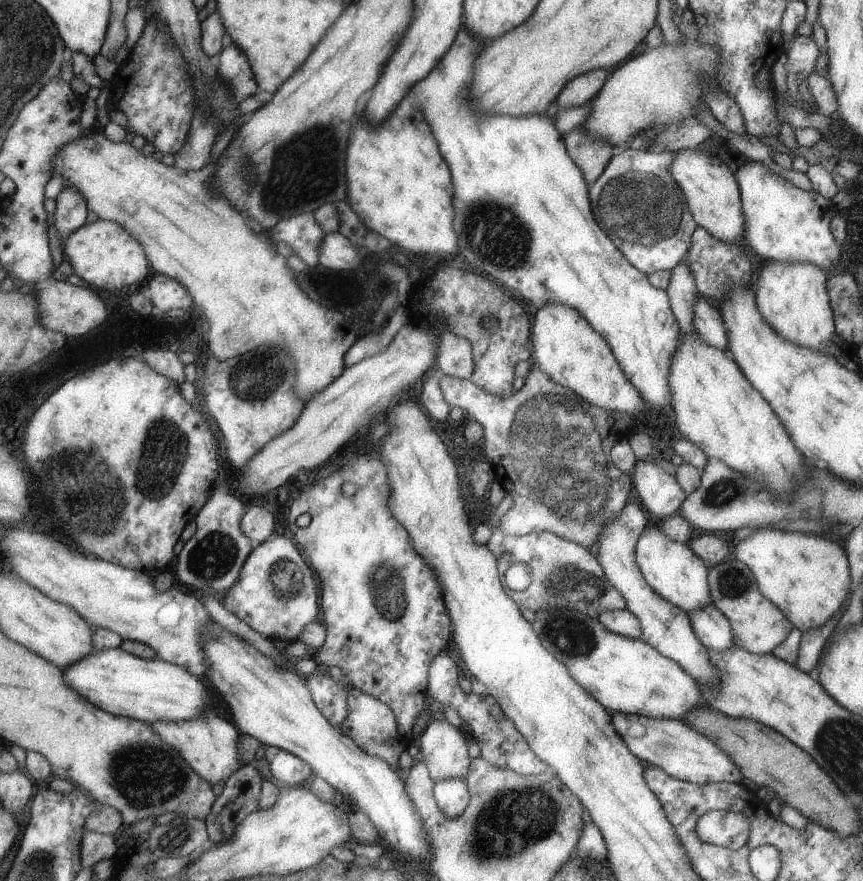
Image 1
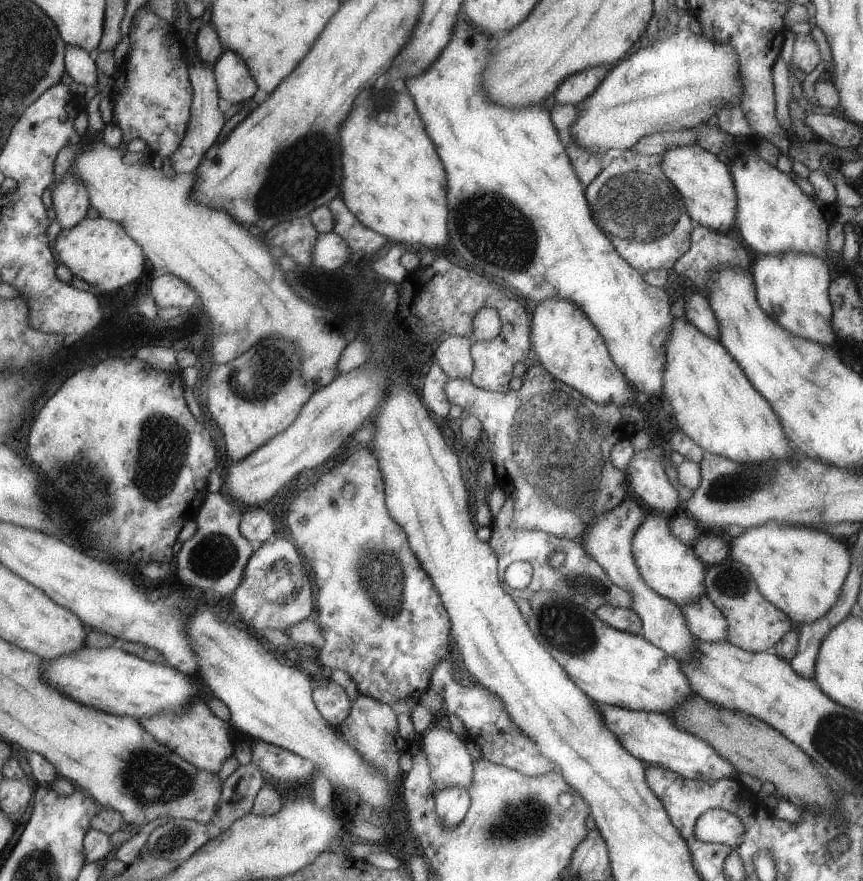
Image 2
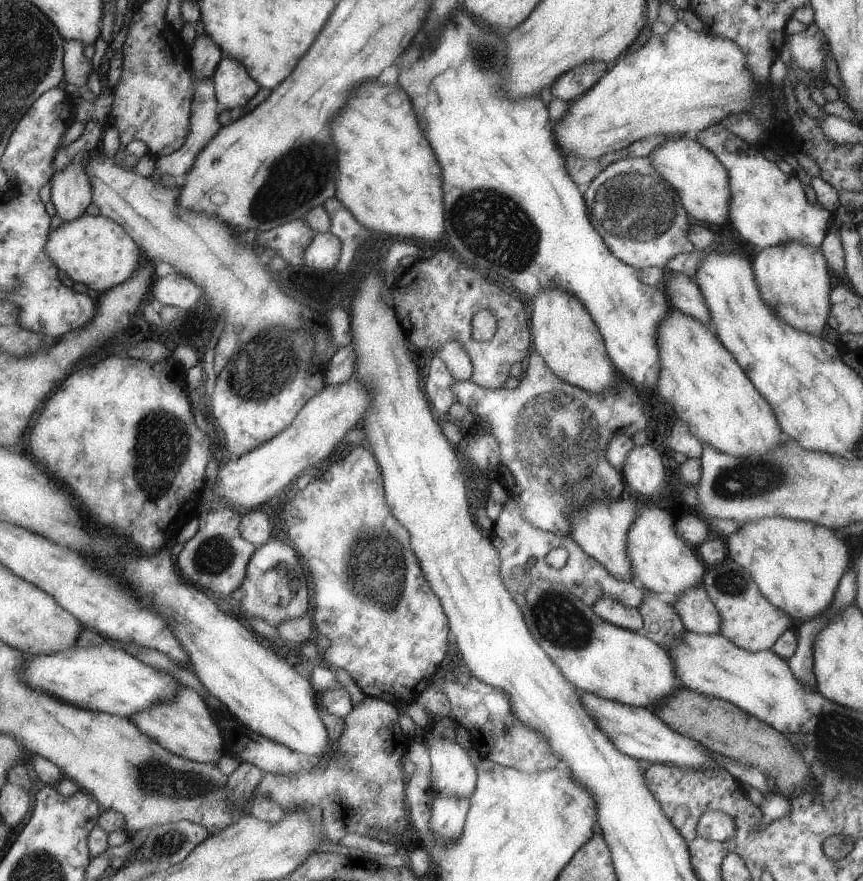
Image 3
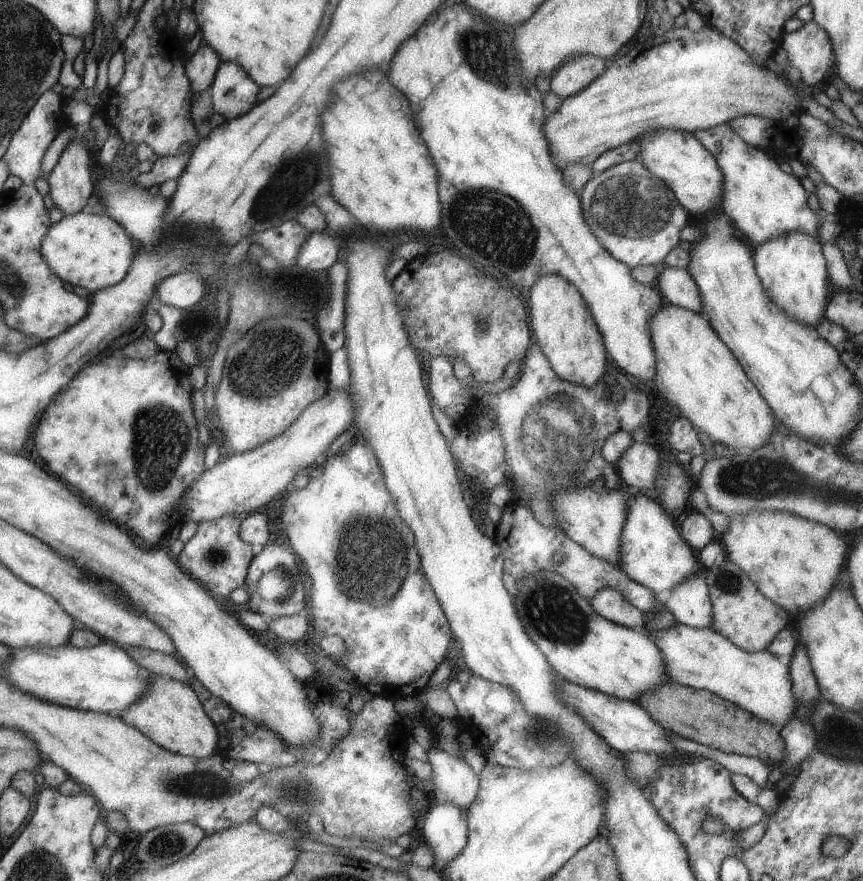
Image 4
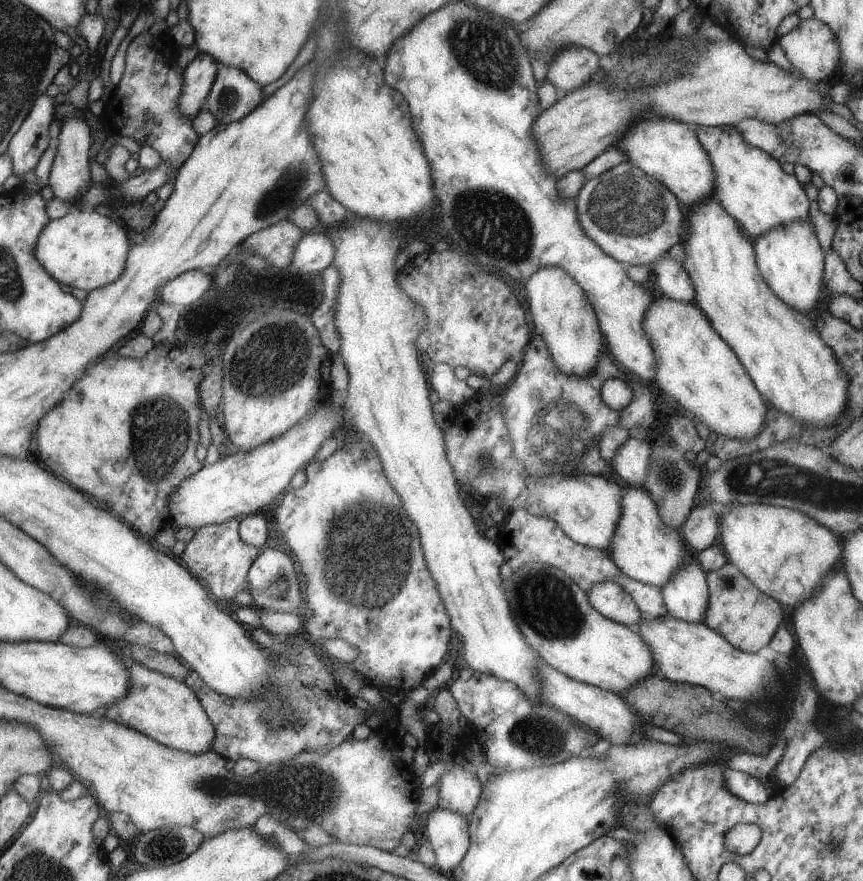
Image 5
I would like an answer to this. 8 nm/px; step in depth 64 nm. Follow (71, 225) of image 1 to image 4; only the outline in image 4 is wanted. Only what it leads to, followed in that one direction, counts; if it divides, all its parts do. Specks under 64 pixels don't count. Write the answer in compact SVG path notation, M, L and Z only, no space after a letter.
M87 126L75 127L75 135L67 146L61 150L57 164L51 169L46 178L49 186L49 196L52 202L63 212L63 215L75 214L81 210L86 210L90 202L94 199L95 186L91 180L91 170L89 170L89 154L83 144L83 135Z

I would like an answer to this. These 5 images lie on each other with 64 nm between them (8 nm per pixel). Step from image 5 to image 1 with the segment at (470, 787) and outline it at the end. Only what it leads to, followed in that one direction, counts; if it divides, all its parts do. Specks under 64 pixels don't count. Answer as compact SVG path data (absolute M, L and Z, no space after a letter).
M435 713L416 737L416 757L421 759L433 781L456 777L465 780L471 759L464 734Z

